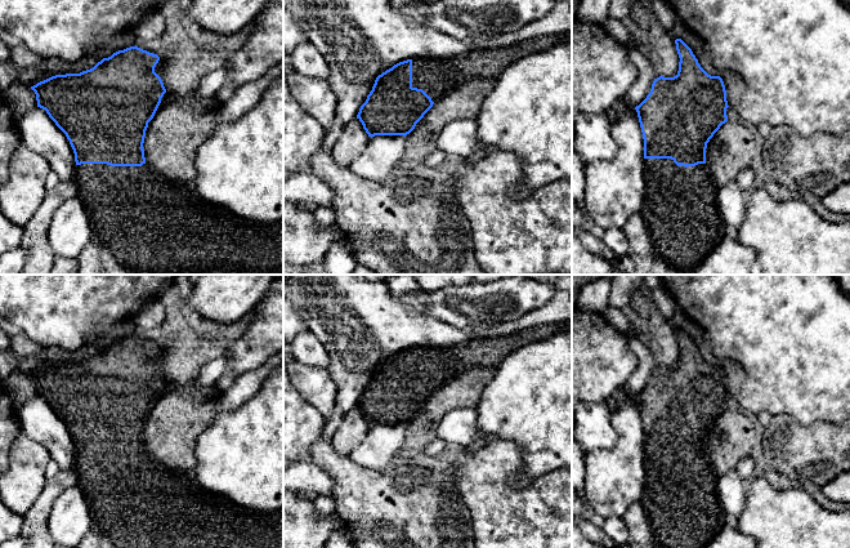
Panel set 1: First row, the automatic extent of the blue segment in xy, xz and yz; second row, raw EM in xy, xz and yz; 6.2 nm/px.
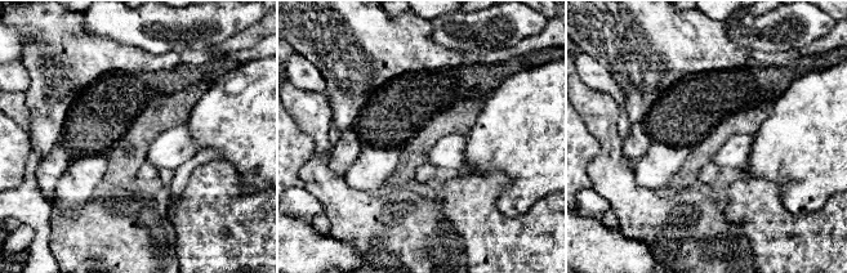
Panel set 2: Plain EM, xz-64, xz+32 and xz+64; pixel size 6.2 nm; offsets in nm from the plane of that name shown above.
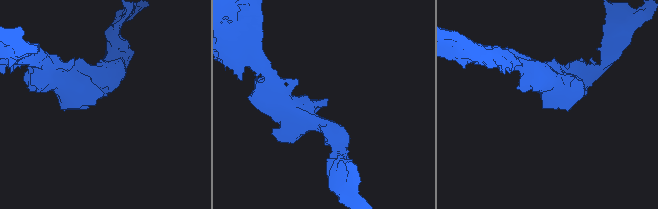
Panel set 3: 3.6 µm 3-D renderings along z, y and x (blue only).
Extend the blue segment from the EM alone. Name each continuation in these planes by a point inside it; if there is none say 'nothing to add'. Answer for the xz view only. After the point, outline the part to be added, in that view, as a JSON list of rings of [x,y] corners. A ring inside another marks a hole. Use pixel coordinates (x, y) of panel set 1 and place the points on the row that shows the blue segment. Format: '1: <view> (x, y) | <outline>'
1: xz (437, 76) | [[[562,34],[537,37],[507,48],[474,48],[470,53],[447,58],[412,58],[412,88],[422,89],[435,103],[449,92],[473,80],[497,80],[518,59],[569,41]]]

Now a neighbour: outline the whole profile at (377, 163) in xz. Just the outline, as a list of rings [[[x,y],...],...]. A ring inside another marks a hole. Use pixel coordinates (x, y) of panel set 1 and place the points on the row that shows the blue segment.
[[[370,137],[363,151],[350,162],[350,170],[367,181],[386,183],[397,174],[398,162],[404,153],[406,137]]]

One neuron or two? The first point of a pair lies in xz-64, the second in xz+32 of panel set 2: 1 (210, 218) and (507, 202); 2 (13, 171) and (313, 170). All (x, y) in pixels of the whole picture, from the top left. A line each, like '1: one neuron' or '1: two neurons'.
1: two neurons
2: two neurons

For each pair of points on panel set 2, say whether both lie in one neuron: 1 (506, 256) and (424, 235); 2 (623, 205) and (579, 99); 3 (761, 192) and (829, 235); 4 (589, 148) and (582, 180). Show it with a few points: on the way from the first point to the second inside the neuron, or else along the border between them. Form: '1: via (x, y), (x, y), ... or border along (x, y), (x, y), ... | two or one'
1: border along (446, 219), (459, 235), (467, 259) | two
2: via (614, 179), (611, 142), (603, 125) | one
3: via (774, 210), (798, 235), (811, 235) | one
4: via (582, 156), (582, 173) | one

